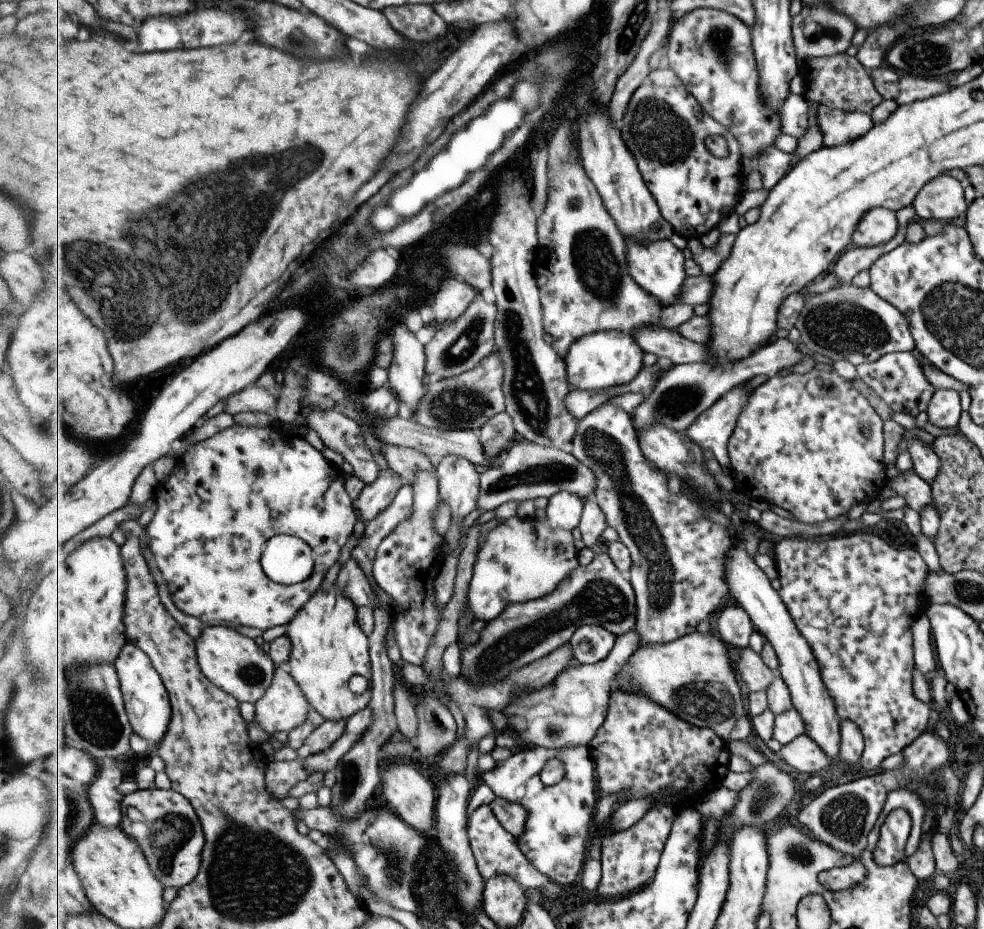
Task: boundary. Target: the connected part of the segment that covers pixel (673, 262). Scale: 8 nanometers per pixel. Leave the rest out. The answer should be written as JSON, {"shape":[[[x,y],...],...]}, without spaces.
{"shape":[[[631,237],[625,238],[627,260],[630,264],[631,276],[634,277],[635,282],[667,306],[677,302],[680,288],[687,278],[686,259],[683,258],[683,252],[669,239],[651,242],[638,241]]]}

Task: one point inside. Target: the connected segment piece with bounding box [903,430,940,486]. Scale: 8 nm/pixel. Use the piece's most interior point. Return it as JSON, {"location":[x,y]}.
{"location":[925,464]}

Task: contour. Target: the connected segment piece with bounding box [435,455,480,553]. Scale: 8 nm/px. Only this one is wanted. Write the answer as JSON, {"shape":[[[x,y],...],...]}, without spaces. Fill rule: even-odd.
{"shape":[[[447,455],[435,470],[442,500],[452,508],[452,527],[445,536],[451,553],[461,542],[463,518],[479,506],[480,473],[470,460],[457,455]]]}

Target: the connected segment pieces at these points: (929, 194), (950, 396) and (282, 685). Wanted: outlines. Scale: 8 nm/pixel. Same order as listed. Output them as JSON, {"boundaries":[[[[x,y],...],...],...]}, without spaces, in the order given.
{"boundaries":[[[[945,175],[936,176],[934,179],[928,180],[915,195],[915,198],[910,204],[914,210],[915,216],[925,220],[943,221],[945,224],[949,223],[953,218],[961,217],[966,214],[967,204],[963,199],[963,188],[959,181],[955,178]]],[[[938,389],[934,390],[929,402],[927,403],[929,414],[928,421],[941,428],[957,427],[959,420],[960,398],[953,390]]],[[[281,666],[276,668],[269,690],[254,706],[255,720],[269,736],[275,732],[294,731],[313,710],[298,681]]]]}

